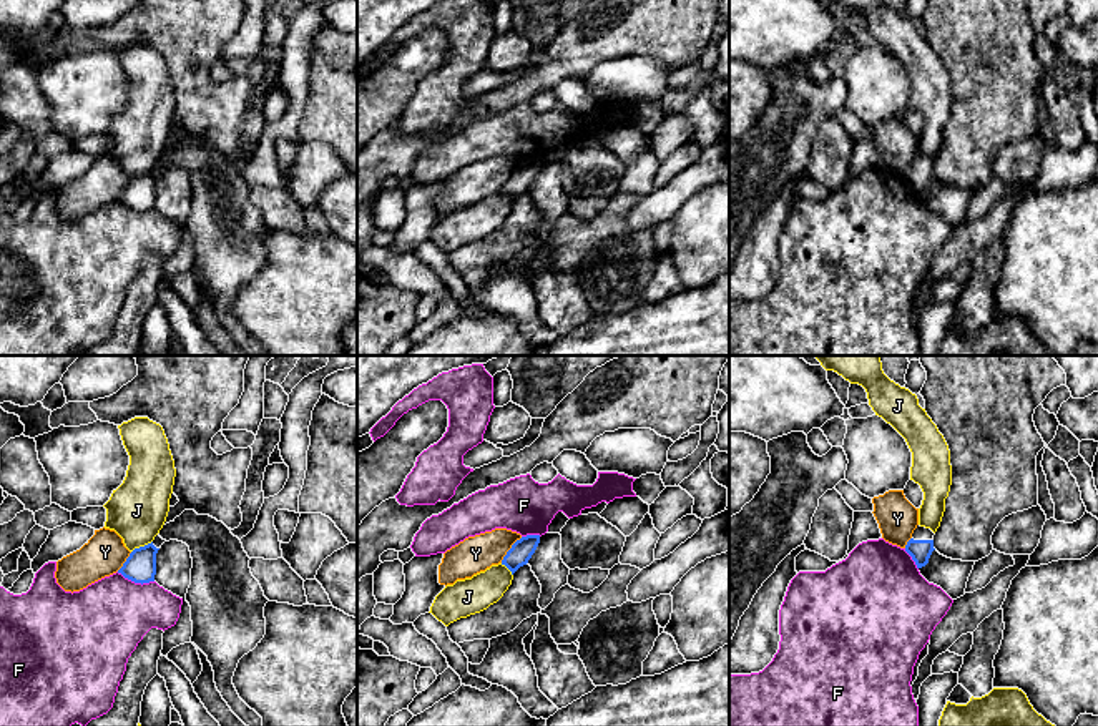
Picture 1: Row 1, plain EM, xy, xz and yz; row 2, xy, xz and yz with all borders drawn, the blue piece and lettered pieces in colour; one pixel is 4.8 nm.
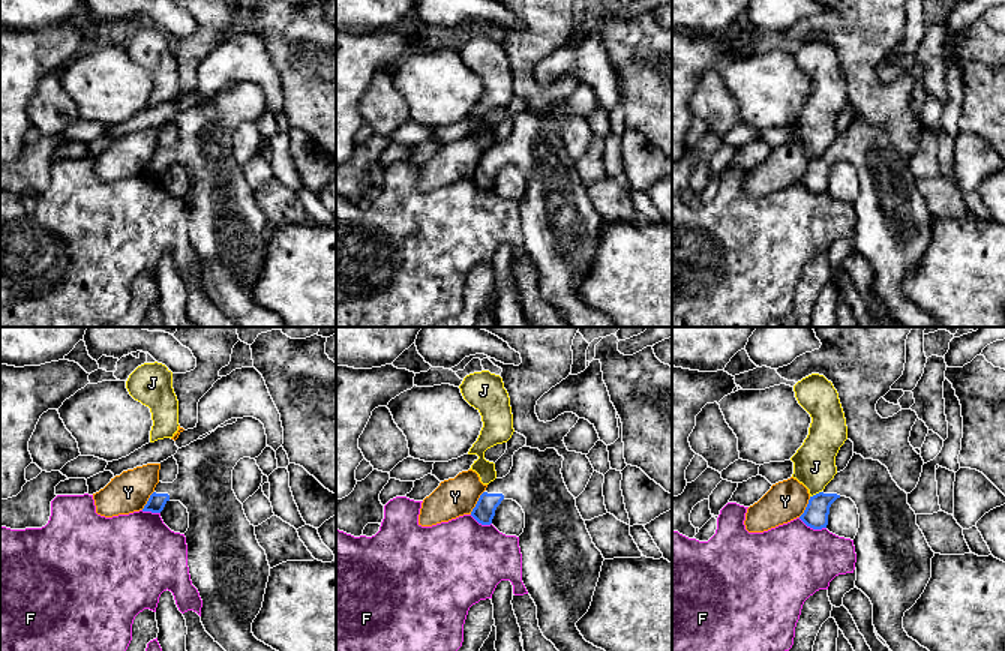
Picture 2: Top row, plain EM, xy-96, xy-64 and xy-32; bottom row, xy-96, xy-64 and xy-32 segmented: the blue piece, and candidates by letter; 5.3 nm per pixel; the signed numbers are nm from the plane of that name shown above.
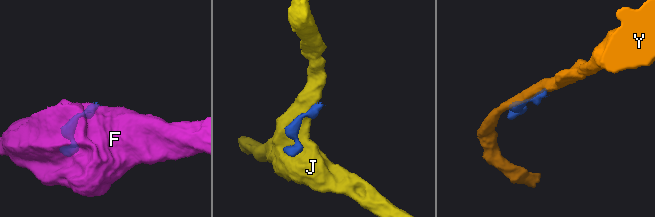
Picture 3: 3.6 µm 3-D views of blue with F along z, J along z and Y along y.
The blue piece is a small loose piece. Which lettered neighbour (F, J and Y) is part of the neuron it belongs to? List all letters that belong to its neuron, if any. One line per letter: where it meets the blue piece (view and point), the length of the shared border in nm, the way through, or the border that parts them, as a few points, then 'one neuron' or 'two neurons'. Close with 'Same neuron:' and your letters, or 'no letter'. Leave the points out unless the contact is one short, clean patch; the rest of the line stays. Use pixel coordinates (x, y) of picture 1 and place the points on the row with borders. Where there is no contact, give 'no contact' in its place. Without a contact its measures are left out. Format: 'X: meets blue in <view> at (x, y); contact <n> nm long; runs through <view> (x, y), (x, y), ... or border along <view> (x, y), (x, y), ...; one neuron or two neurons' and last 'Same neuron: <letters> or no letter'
F: meets blue in xy at (135, 582); contact 190 nm long; two neurons
J: meets blue in xy at (142, 547); contact 120 nm long; two neurons
Y: meets blue in xz at (510, 549); contact 170 nm long; two neurons
Same neuron: no letter

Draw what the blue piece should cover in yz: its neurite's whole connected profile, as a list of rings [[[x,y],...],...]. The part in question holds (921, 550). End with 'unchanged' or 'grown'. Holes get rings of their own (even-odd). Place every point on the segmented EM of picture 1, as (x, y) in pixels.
[[[917,525],[912,533],[912,538],[905,545],[905,552],[912,557],[917,568],[922,568],[929,563],[934,548],[934,532],[930,528]]]; grown

